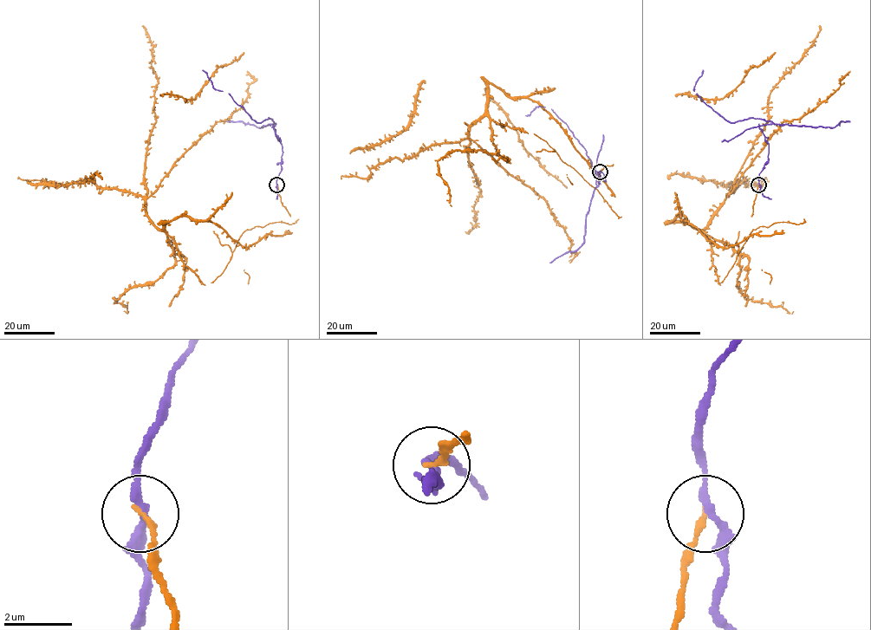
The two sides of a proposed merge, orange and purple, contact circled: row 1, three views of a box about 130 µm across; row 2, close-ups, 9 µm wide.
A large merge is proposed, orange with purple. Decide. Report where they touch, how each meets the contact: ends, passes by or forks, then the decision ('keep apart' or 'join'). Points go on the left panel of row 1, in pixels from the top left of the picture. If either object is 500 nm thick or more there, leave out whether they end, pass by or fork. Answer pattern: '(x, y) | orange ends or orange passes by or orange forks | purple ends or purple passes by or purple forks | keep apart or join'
(276, 185) | orange ends | purple passes by | keep apart

